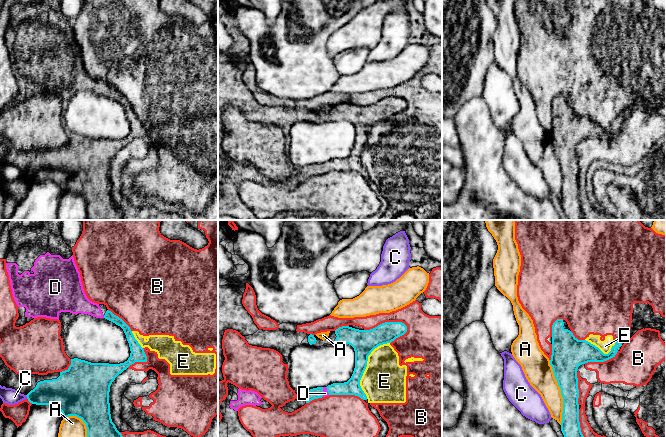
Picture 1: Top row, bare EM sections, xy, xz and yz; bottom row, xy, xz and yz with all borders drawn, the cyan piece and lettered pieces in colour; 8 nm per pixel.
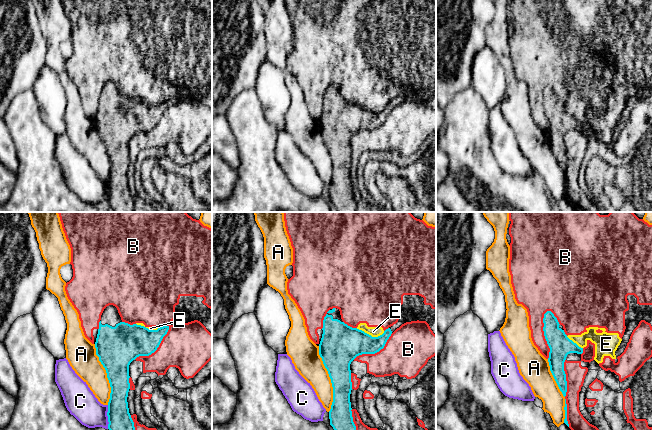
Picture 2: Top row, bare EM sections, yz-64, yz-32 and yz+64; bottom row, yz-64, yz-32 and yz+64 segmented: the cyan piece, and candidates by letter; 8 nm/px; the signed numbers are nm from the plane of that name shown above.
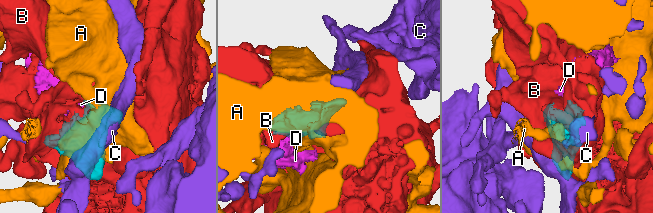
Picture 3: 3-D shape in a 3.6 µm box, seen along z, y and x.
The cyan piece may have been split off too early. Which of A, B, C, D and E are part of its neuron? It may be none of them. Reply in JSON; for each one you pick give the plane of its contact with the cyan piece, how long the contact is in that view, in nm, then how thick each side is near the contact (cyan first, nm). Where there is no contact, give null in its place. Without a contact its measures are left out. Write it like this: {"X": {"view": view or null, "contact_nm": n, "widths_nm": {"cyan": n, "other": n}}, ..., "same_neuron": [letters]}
{"D": {"view": "xz", "contact_nm": 80, "widths_nm": {"cyan": 90, "other": 50}}, "same_neuron": ["D"]}

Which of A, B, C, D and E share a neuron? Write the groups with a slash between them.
A / B E / C / D

